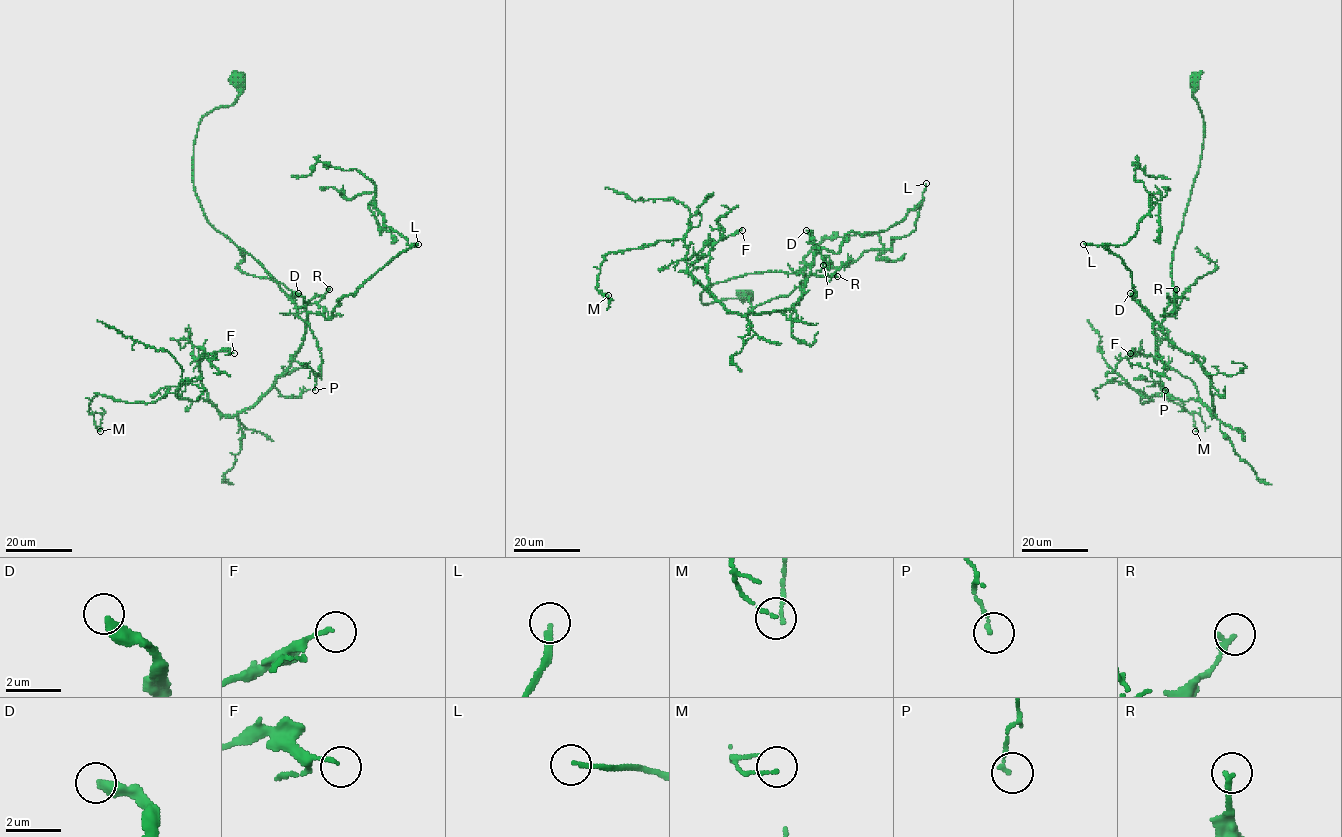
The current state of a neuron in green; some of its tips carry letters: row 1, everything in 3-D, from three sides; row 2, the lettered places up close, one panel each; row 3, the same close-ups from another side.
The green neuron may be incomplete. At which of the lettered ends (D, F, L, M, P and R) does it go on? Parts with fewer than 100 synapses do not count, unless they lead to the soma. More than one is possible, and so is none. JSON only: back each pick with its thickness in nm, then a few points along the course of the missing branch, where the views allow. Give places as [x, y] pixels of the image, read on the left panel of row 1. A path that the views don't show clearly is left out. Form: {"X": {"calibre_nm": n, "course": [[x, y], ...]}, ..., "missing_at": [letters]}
{"D": {"calibre_nm": 360, "course": [[298, 293], [284, 274], [270, 271], [239, 307], [186, 337], [136, 333], [108, 345], [86, 330]]}, "L": {"calibre_nm": 180, "course": [[418, 244], [416, 248], [422, 205], [398, 169], [387, 161], [367, 166], [351, 157], [352, 162]]}, "missing_at": ["D", "L"]}

